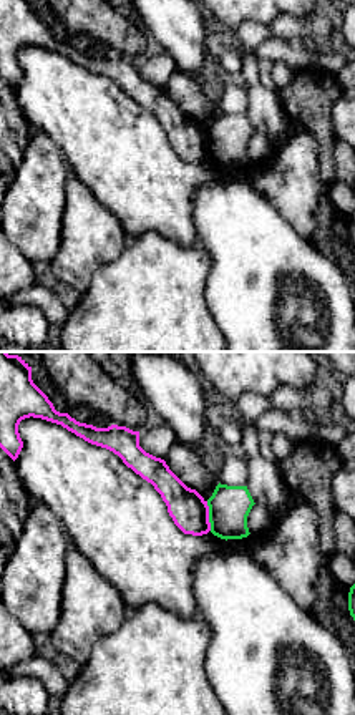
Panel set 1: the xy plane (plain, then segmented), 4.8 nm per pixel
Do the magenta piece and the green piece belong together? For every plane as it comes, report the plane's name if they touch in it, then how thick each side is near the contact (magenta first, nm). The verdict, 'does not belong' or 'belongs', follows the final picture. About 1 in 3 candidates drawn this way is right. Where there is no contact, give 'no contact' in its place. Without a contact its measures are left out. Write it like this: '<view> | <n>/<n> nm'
xy | 180/200 nm

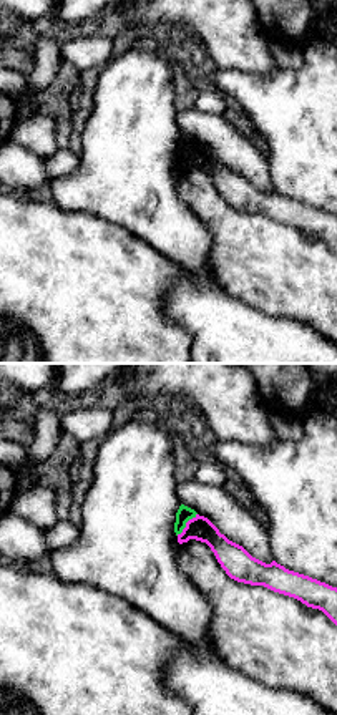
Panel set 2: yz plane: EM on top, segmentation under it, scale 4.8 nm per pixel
yz | 120/70 nm

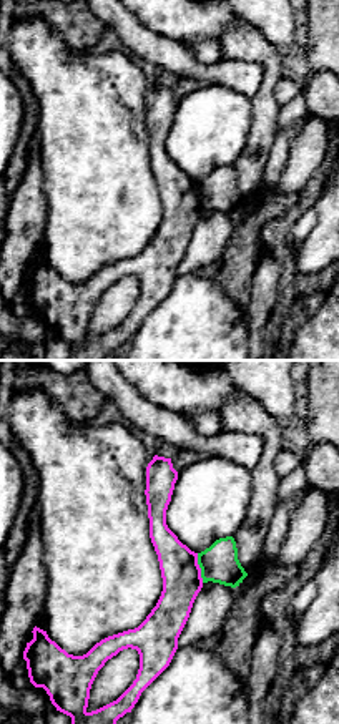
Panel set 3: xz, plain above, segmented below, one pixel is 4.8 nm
xz | 190/180 nm

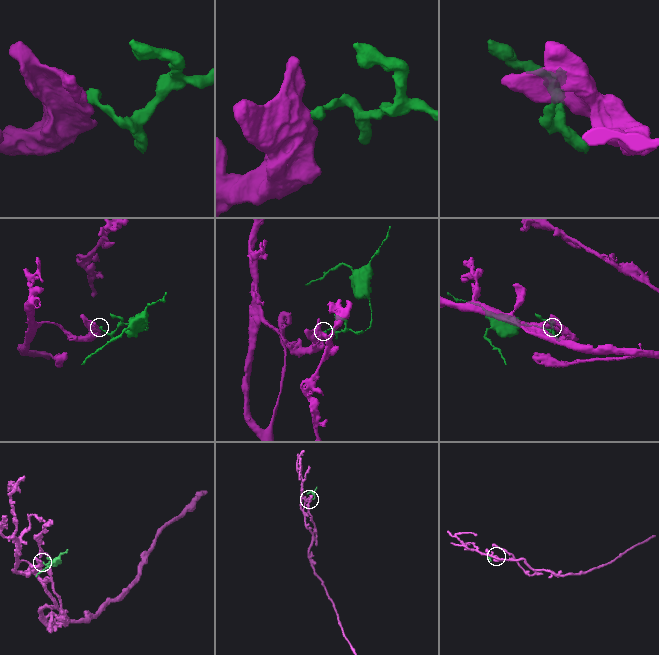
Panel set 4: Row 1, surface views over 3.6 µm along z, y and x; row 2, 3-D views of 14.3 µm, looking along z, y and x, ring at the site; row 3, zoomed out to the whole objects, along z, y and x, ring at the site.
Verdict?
does not belong

